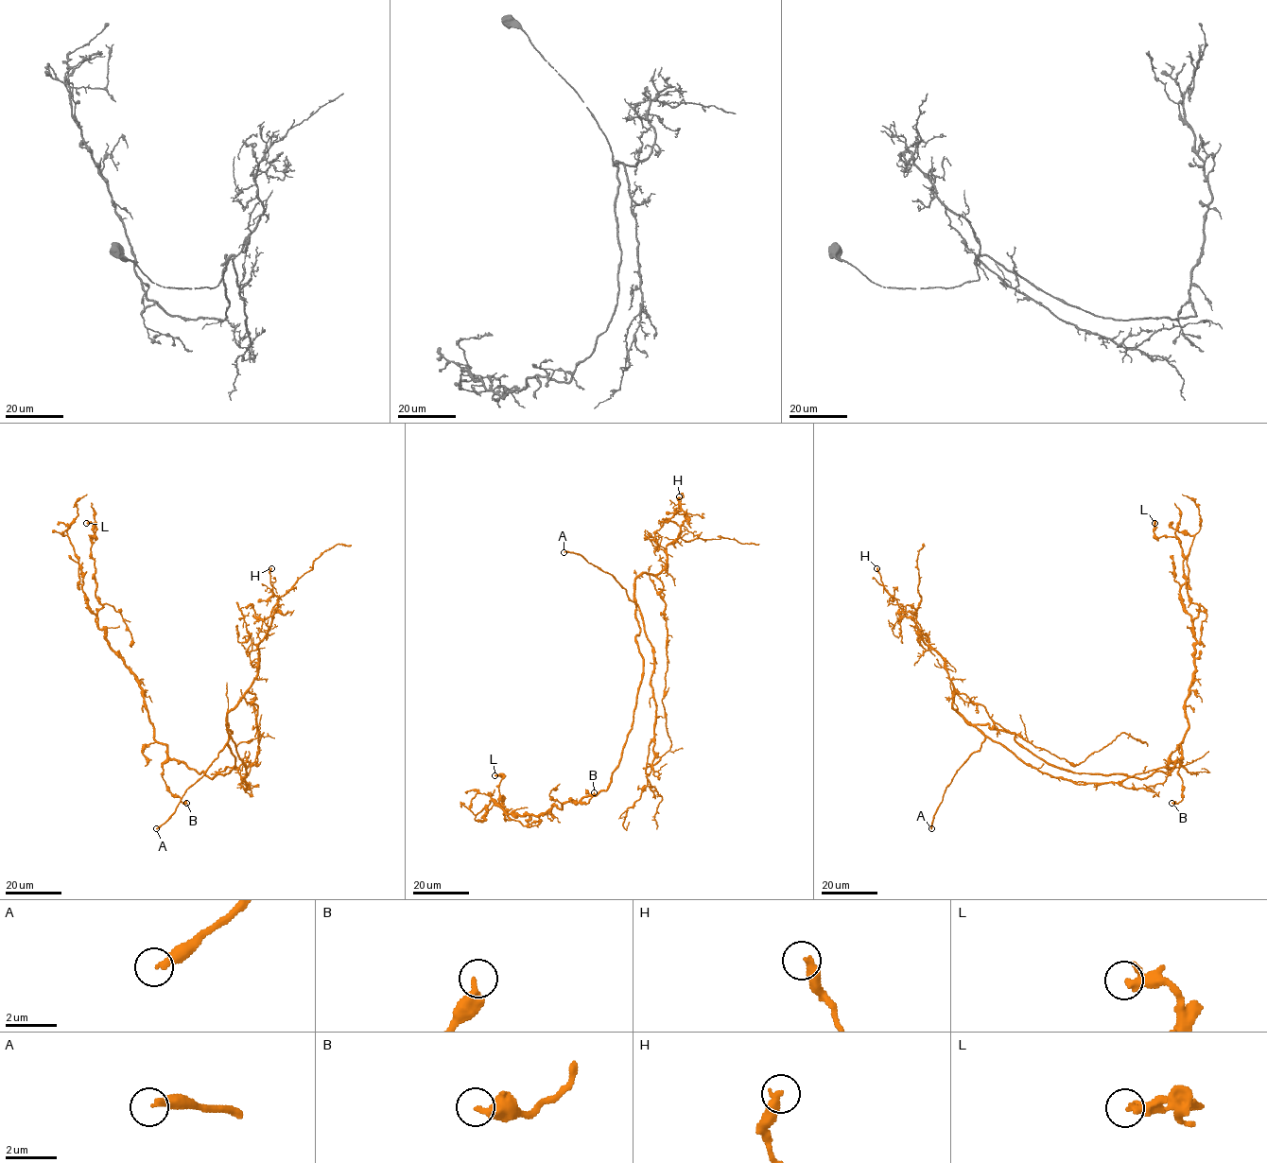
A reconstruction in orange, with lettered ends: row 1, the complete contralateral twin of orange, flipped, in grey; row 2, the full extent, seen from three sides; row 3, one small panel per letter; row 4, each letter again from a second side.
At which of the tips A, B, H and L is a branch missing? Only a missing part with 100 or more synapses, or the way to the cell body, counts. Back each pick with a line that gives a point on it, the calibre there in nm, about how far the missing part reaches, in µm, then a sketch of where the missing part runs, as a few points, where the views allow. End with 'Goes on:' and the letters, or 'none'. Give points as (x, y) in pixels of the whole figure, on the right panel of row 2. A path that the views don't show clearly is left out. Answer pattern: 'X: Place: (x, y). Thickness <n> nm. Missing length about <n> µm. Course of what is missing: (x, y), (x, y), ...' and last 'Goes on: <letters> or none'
A: Place: (931, 828). Thickness 320 nm. Missing length about 45 µm
Goes on: A

